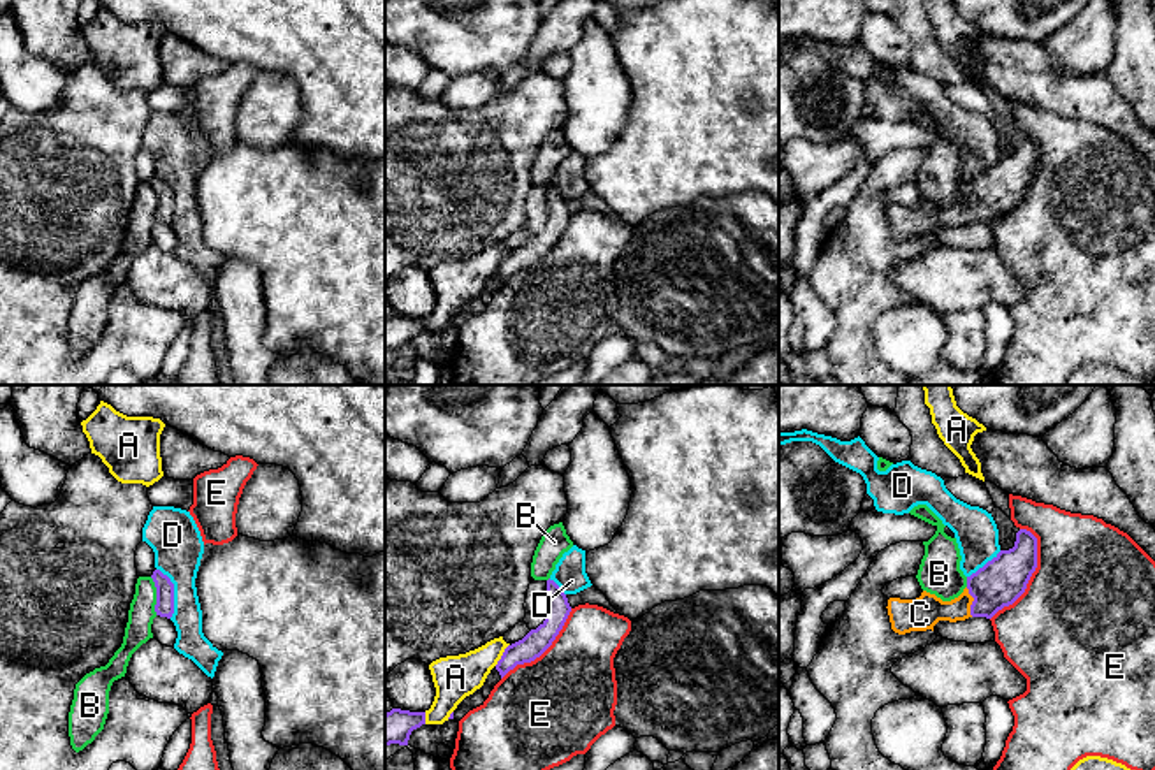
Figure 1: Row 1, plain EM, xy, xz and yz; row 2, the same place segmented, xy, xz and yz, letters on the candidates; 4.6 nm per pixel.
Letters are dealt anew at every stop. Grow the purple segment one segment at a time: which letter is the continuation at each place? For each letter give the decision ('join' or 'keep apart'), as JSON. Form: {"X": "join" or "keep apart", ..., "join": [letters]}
{"A": "keep apart", "B": "keep apart", "C": "join", "D": "keep apart", "E": "keep apart", "join": ["C"]}

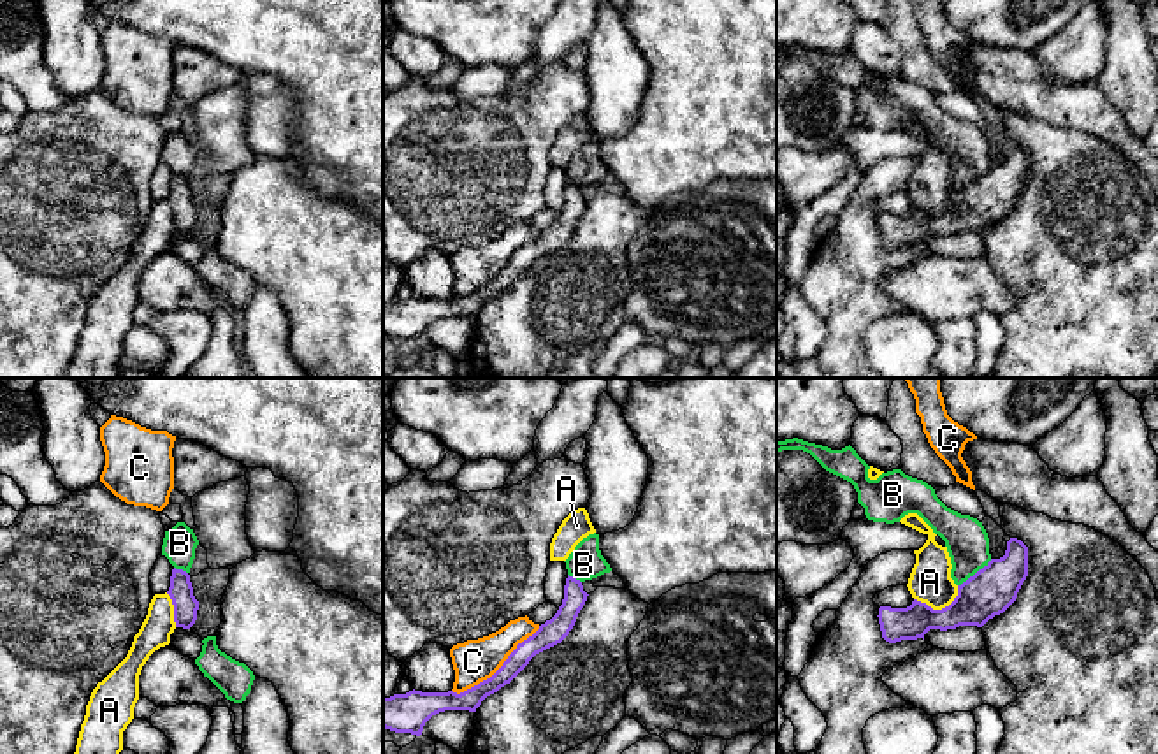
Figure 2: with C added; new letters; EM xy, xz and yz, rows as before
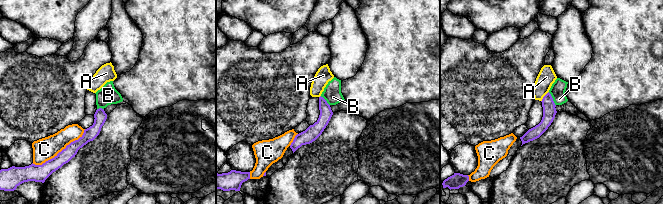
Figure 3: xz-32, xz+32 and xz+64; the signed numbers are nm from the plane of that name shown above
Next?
{"A": "keep apart", "B": "keep apart", "C": "keep apart", "join": []}

